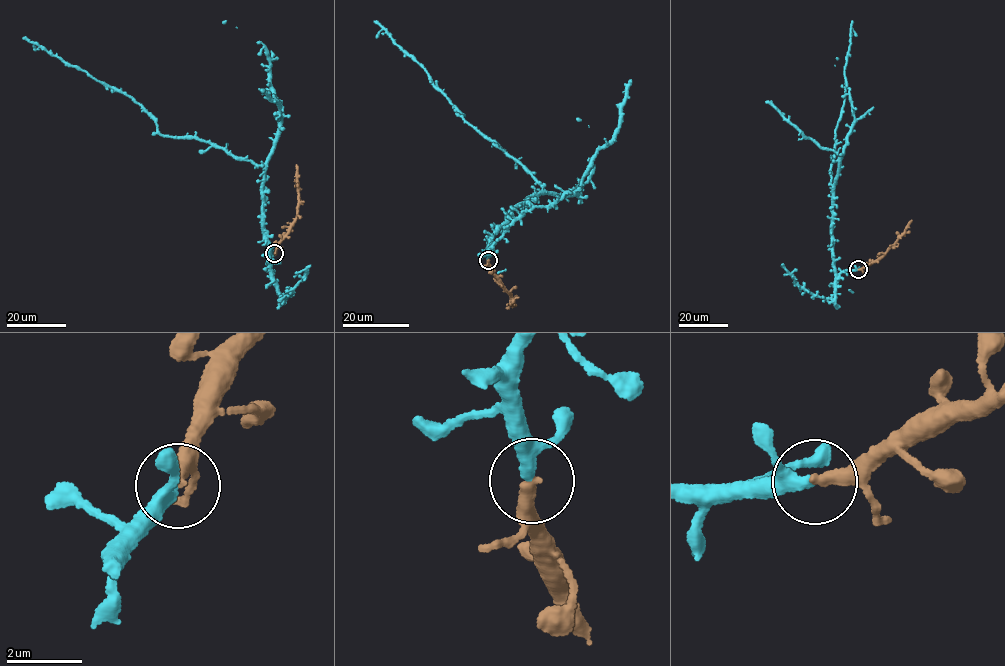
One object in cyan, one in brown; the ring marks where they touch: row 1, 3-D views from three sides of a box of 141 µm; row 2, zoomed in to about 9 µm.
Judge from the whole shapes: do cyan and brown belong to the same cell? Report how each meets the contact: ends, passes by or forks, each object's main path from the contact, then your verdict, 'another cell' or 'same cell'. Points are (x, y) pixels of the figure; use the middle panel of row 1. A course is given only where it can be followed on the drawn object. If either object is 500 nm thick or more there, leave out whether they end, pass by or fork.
cyan passes by; brown ends; course cyan (488, 260), (487, 241), (513, 210), (542, 189), (523, 166), (464, 120), (424, 68), (374, 21); course brown (488, 260), (491, 273), (510, 293), (514, 306); same cell

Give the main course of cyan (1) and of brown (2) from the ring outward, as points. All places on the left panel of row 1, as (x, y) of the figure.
1: (275, 253), (267, 262), (270, 269), (263, 224), (264, 167), (196, 138), (162, 134), (131, 98), (22, 38)
2: (275, 253), (296, 216), (299, 202), (296, 164)

